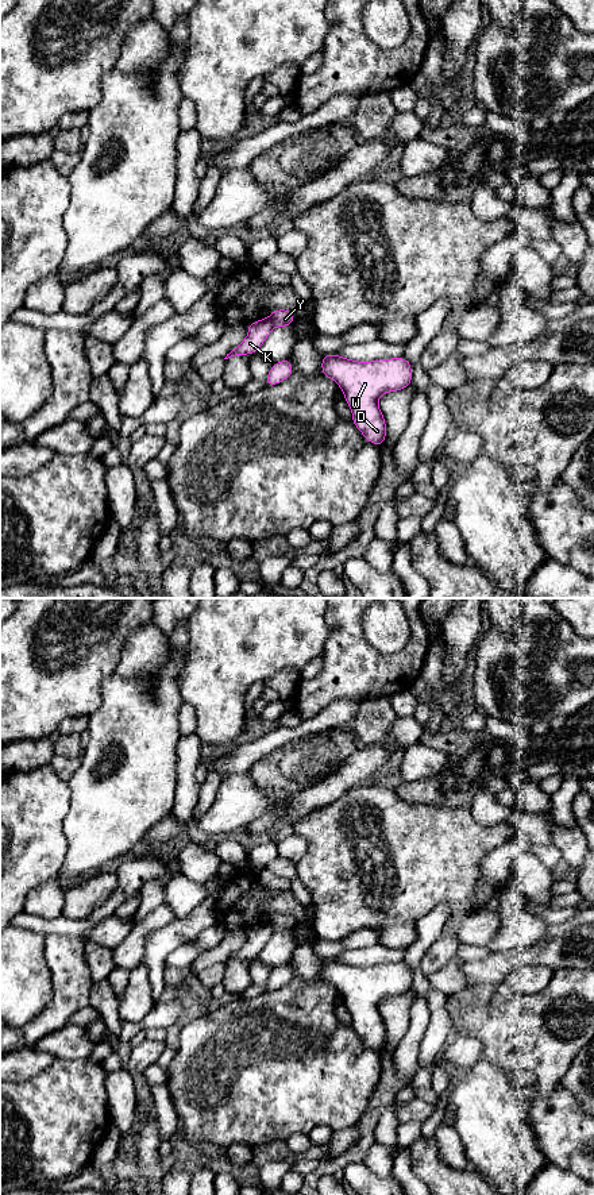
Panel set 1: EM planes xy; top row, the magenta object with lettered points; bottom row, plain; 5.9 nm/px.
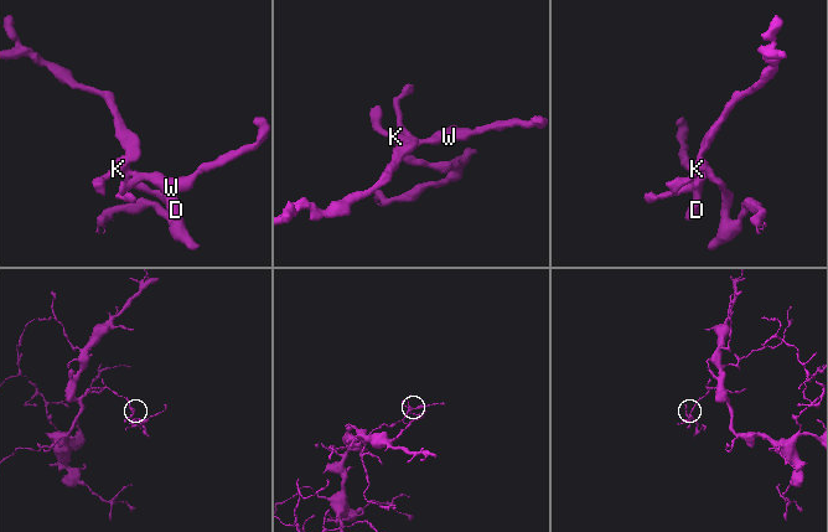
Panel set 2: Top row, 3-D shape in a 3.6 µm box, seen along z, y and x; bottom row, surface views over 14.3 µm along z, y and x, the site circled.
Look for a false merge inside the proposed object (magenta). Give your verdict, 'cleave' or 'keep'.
cleave

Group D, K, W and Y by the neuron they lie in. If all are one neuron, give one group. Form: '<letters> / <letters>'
D K W / Y

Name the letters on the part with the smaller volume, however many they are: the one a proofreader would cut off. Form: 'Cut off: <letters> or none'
Cut off: D, K, W

